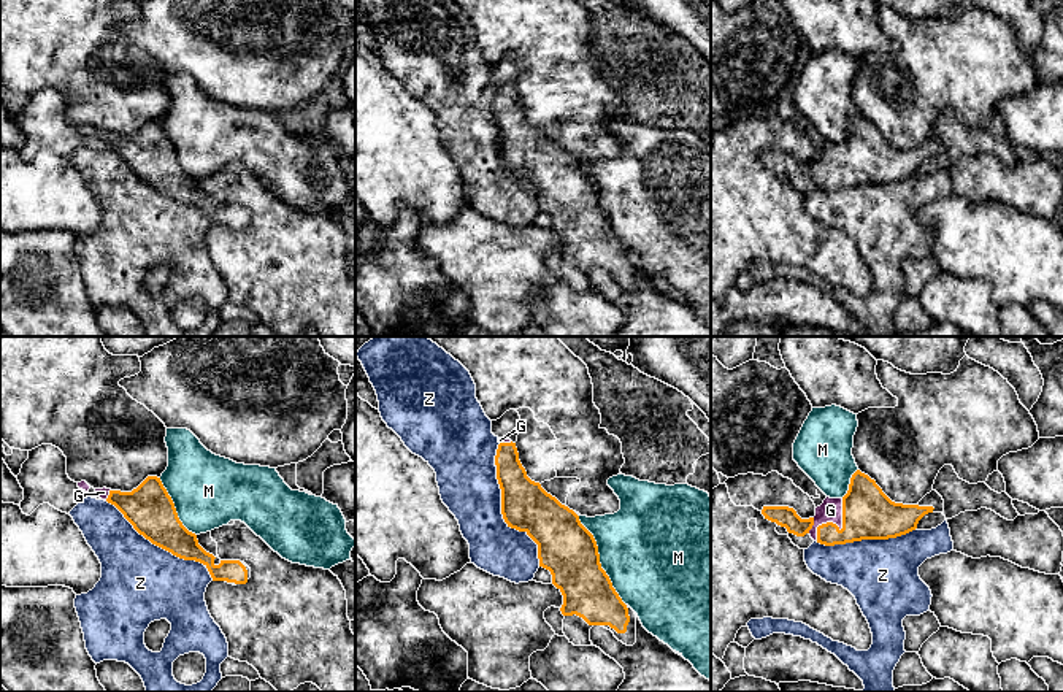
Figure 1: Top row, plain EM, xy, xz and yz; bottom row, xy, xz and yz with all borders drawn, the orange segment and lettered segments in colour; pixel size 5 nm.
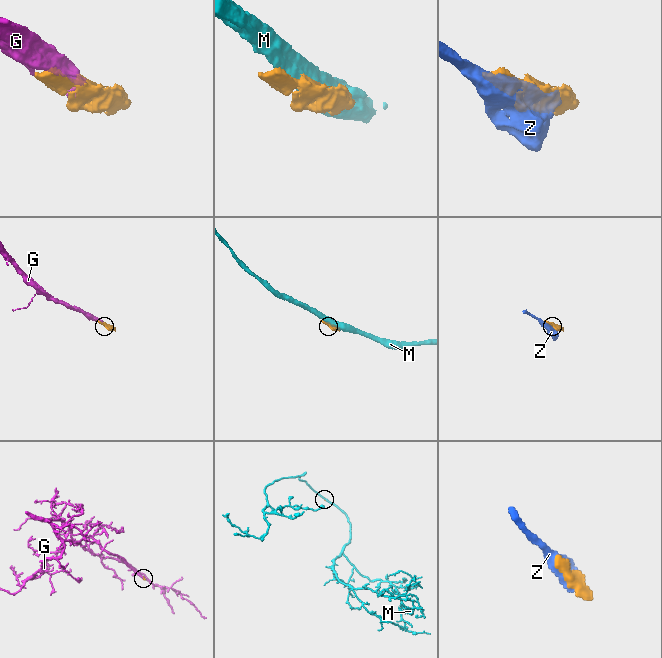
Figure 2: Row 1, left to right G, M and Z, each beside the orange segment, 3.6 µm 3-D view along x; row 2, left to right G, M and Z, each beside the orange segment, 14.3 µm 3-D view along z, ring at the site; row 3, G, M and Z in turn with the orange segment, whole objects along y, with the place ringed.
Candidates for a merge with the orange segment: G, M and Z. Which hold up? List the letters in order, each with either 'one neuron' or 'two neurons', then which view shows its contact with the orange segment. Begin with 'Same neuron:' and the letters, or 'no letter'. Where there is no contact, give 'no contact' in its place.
Same neuron: G
G: one neuron | yz
M: two neurons | xz
Z: two neurons | xy

